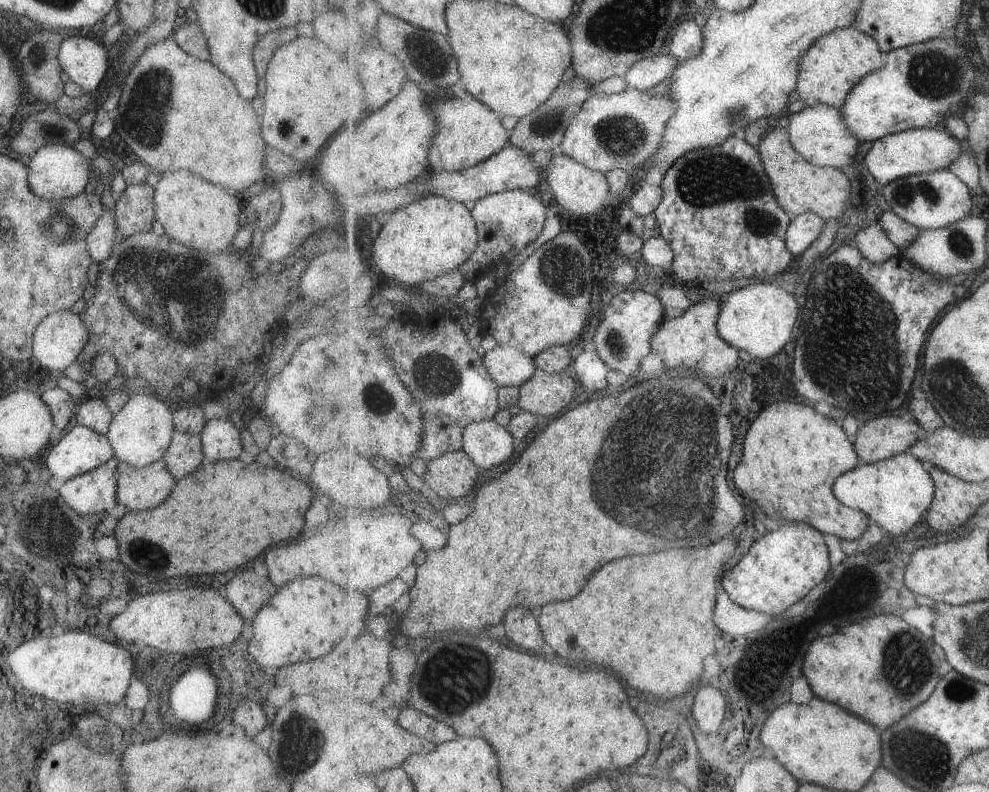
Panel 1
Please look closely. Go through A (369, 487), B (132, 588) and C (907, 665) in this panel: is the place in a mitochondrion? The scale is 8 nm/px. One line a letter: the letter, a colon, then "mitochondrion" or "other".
A: other
B: other
C: mitochondrion

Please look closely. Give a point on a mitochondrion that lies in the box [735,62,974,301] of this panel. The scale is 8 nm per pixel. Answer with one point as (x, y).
(903, 194)

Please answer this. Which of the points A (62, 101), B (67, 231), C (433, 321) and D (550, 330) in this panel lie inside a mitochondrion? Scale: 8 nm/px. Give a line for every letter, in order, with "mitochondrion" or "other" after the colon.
A: other
B: mitochondrion
C: other
D: other

